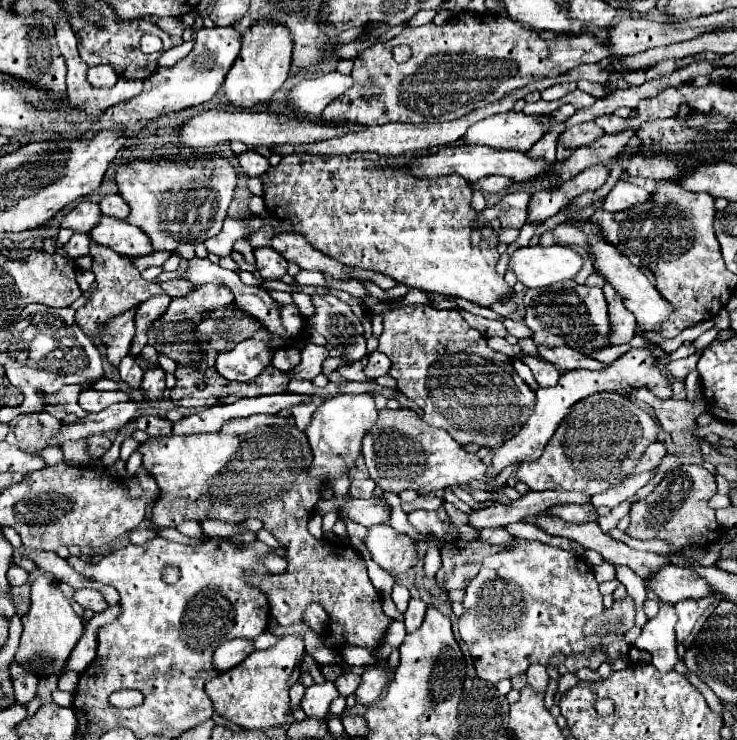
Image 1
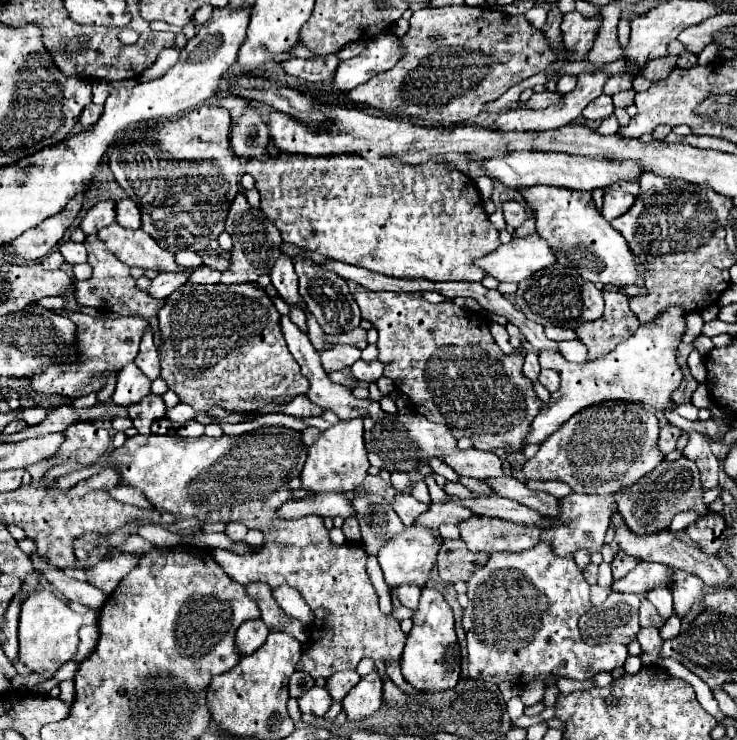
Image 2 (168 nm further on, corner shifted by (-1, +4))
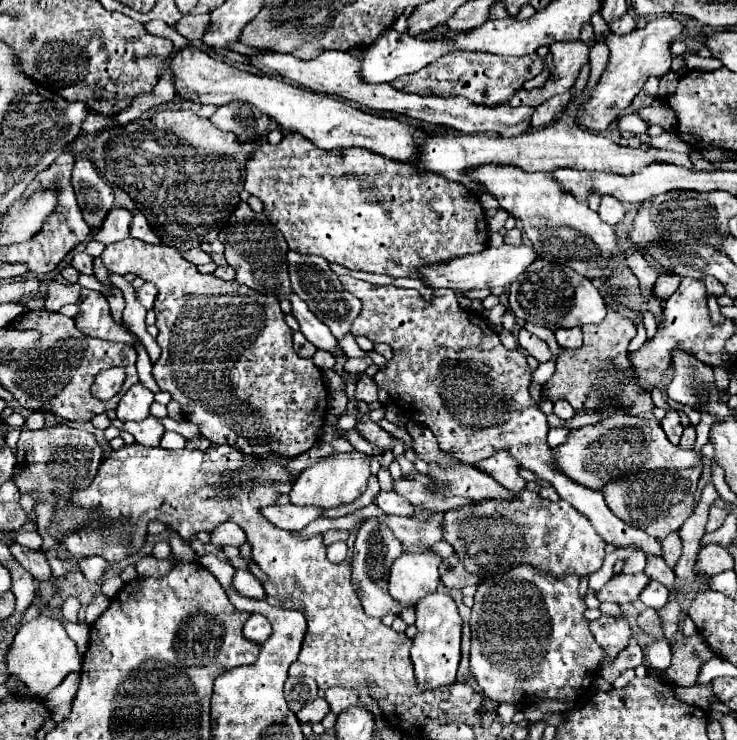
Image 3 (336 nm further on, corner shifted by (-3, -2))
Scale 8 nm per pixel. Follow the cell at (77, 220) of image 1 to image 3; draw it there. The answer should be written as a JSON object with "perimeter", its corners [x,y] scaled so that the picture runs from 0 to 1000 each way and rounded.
{"perimeter":[[[151,281],[151,286],[142,295],[142,300],[129,314],[126,324],[140,327],[140,330],[151,330],[151,327],[159,327],[159,324],[172,322],[175,319],[178,292],[180,289],[175,284],[170,284],[170,281]]]}

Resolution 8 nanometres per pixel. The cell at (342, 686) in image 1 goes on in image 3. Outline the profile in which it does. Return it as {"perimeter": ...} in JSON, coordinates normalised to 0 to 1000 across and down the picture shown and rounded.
{"perimeter":[[[455,927],[455,930],[449,930],[449,932],[441,935],[441,946],[446,949],[449,962],[463,965],[468,957],[474,957],[476,951],[484,949],[484,935],[482,935],[479,930],[463,930],[463,927]]]}

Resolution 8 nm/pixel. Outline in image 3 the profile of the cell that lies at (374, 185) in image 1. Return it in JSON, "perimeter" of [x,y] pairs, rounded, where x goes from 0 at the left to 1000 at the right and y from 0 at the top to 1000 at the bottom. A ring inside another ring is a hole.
{"perimeter":[[[387,181],[384,189],[376,197],[357,195],[354,203],[349,205],[346,216],[335,219],[335,232],[332,232],[332,257],[343,265],[349,265],[357,273],[357,289],[370,300],[376,311],[384,314],[392,338],[400,338],[406,343],[427,343],[438,346],[444,354],[463,357],[474,365],[493,365],[493,368],[509,368],[509,370],[525,370],[533,376],[571,376],[571,365],[579,359],[590,359],[593,354],[609,354],[615,346],[631,346],[631,343],[650,343],[661,330],[664,330],[664,308],[658,300],[655,278],[650,268],[636,259],[628,249],[617,249],[609,243],[601,243],[593,235],[585,232],[569,232],[566,227],[547,222],[547,219],[533,219],[525,216],[522,211],[506,208],[506,205],[490,205],[487,200],[474,200],[474,203],[436,203],[427,195],[422,195],[417,186],[406,181]],[[438,214],[441,222],[433,222],[430,216]],[[457,219],[457,222],[452,222]]]}

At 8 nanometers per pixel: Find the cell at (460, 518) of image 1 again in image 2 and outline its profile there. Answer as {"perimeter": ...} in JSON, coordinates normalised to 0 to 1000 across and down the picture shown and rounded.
{"perimeter":[[[579,643],[575,646],[577,653],[582,661],[582,669],[585,678],[588,680],[604,680],[607,676],[607,668],[601,661],[598,661],[586,643]]]}

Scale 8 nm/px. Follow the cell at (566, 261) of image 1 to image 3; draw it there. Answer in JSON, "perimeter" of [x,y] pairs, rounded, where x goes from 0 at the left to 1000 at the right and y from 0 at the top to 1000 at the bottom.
{"perimeter":[[[682,330],[677,335],[661,332],[650,343],[623,346],[607,357],[574,362],[574,378],[577,378],[577,384],[582,384],[582,389],[615,389],[615,392],[626,392],[626,395],[634,395],[642,389],[672,389],[672,386],[691,389],[729,349],[731,349],[729,341],[718,330],[707,330],[707,332]]]}

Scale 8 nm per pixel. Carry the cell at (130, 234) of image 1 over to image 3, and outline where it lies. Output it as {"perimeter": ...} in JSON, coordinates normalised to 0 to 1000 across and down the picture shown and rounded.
{"perimeter":[[[172,322],[142,332],[137,351],[153,370],[180,368],[213,384],[216,397],[208,419],[213,424],[210,438],[216,443],[213,465],[218,468],[218,484],[208,492],[208,511],[218,527],[229,530],[232,538],[246,546],[251,565],[265,570],[286,600],[311,600],[349,616],[381,614],[398,619],[430,597],[433,578],[441,573],[446,530],[425,486],[408,484],[398,473],[398,446],[387,438],[384,419],[373,400],[346,395],[319,378],[303,381],[286,370],[270,370],[265,357],[224,330],[197,330]]]}

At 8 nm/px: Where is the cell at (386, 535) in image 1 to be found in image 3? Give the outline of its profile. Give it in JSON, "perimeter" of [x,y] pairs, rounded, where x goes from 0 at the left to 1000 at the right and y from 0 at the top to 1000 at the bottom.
{"perimeter":[[[588,743],[547,746],[528,773],[528,803],[544,816],[563,819],[571,808],[590,800],[596,789],[598,751]]]}

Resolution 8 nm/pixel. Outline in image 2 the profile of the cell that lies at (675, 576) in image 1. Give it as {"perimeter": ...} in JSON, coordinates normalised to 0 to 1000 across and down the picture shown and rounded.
{"perimeter":[[[864,759],[864,765],[851,778],[832,786],[829,797],[875,803],[889,792],[908,792],[910,786],[913,786],[913,776],[908,773],[905,765],[886,759]]]}

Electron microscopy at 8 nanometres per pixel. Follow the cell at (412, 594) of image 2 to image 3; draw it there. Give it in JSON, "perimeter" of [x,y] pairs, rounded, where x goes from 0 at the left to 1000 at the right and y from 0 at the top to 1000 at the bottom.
{"perimeter":[[[501,700],[490,708],[484,730],[482,730],[482,743],[479,743],[479,792],[490,808],[490,816],[495,822],[495,830],[501,832],[522,832],[522,830],[541,830],[547,824],[547,816],[533,811],[525,803],[525,768],[531,768],[533,757],[547,749],[544,732],[533,724],[528,711],[517,700]]]}

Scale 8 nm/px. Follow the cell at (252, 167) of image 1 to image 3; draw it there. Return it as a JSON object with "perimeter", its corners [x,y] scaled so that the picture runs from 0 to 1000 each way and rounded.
{"perimeter":[[[335,141],[300,143],[286,157],[286,165],[300,176],[316,178],[324,192],[346,192],[346,189],[354,192],[354,184],[362,184],[368,168],[368,162],[360,154]]]}

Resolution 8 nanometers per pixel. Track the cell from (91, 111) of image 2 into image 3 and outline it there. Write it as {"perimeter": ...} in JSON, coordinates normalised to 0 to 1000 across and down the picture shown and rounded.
{"perimeter":[[[104,214],[99,224],[96,249],[104,262],[104,273],[113,281],[115,300],[129,308],[137,305],[142,289],[153,278],[153,257],[129,230],[118,214]]]}

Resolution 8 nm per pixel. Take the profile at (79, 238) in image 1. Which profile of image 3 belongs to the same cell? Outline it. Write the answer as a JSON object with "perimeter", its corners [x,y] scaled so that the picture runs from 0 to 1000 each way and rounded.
{"perimeter":[[[107,341],[99,346],[99,354],[102,365],[107,368],[115,368],[115,370],[126,370],[126,349],[118,343],[118,341]]]}

